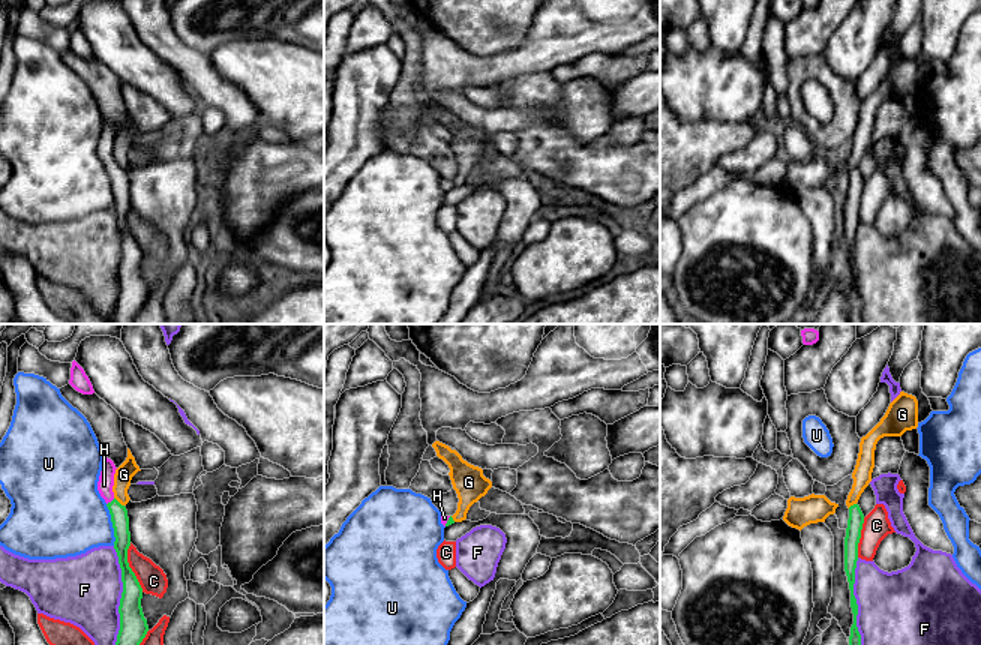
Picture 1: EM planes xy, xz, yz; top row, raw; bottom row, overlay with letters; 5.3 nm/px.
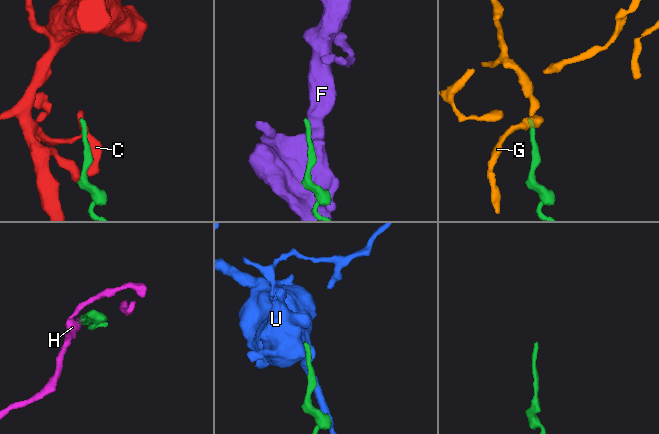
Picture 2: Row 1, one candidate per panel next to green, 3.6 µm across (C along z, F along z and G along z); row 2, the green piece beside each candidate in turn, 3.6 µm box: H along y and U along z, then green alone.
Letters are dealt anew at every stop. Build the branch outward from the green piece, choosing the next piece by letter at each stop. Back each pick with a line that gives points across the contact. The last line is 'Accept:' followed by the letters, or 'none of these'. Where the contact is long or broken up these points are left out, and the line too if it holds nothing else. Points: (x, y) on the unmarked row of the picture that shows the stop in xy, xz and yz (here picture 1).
H: way xy (119, 179), (111, 165), (105, 155), (105, 147)
Accept: H

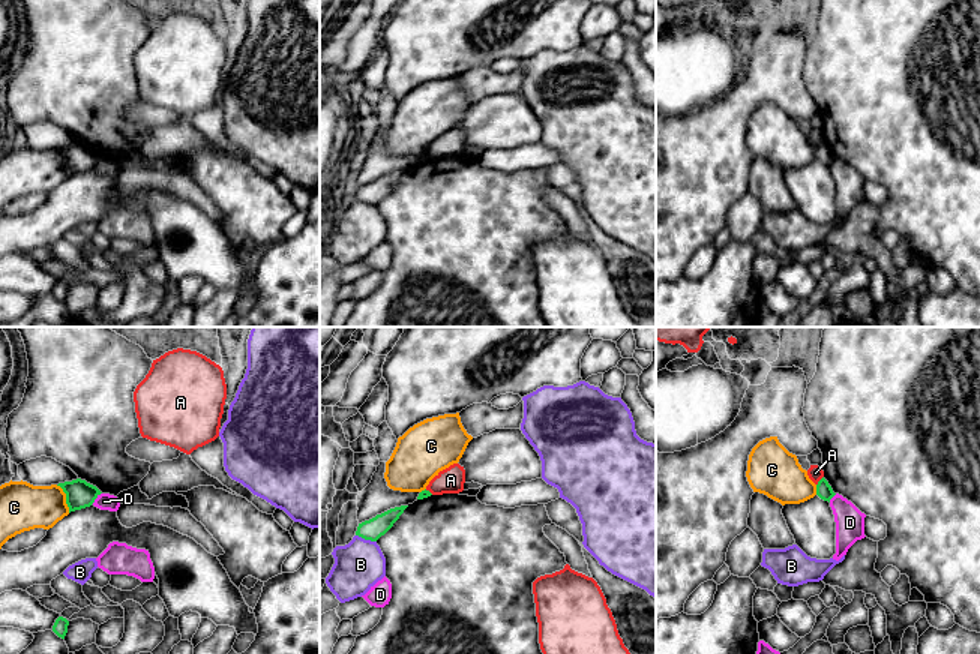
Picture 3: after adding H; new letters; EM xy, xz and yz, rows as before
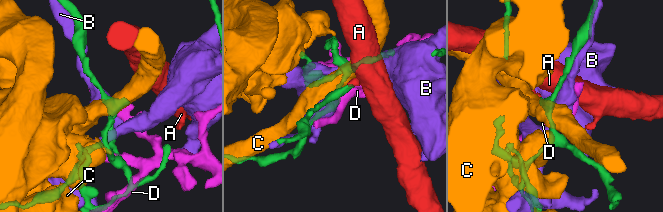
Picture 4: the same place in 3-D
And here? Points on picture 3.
Accept: none of these

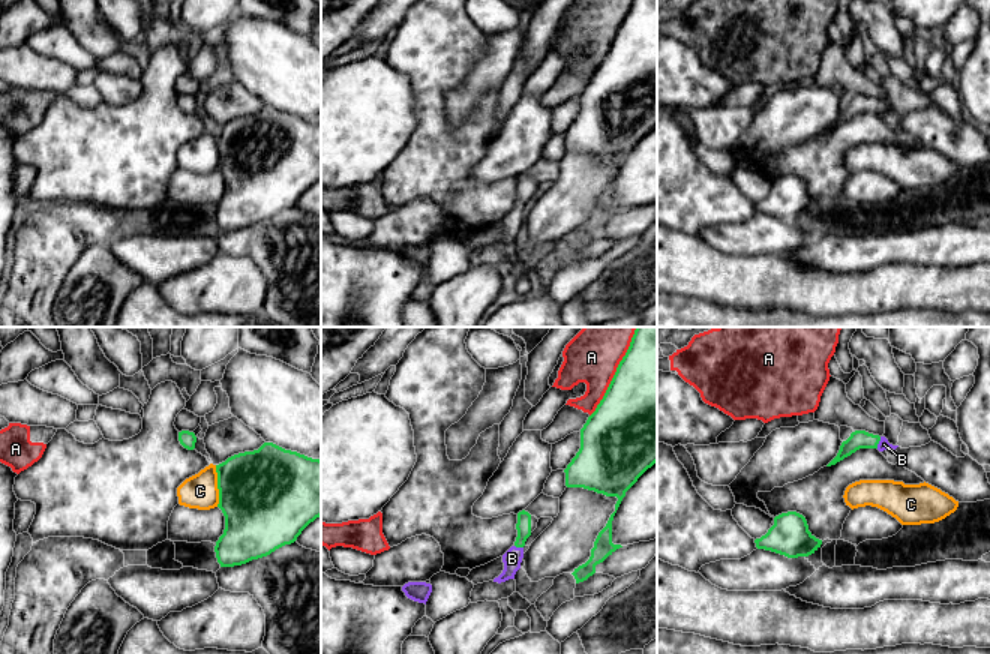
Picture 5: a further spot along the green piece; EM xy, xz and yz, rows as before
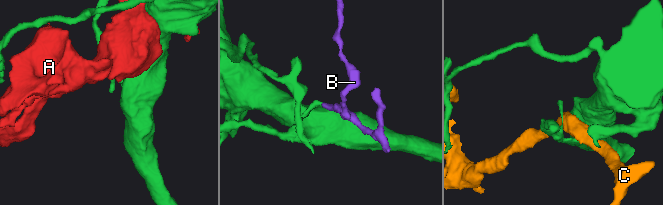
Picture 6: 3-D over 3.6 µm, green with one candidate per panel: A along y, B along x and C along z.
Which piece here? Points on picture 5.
B: way yz (858, 104), (878, 107), (884, 108)
Accept: B

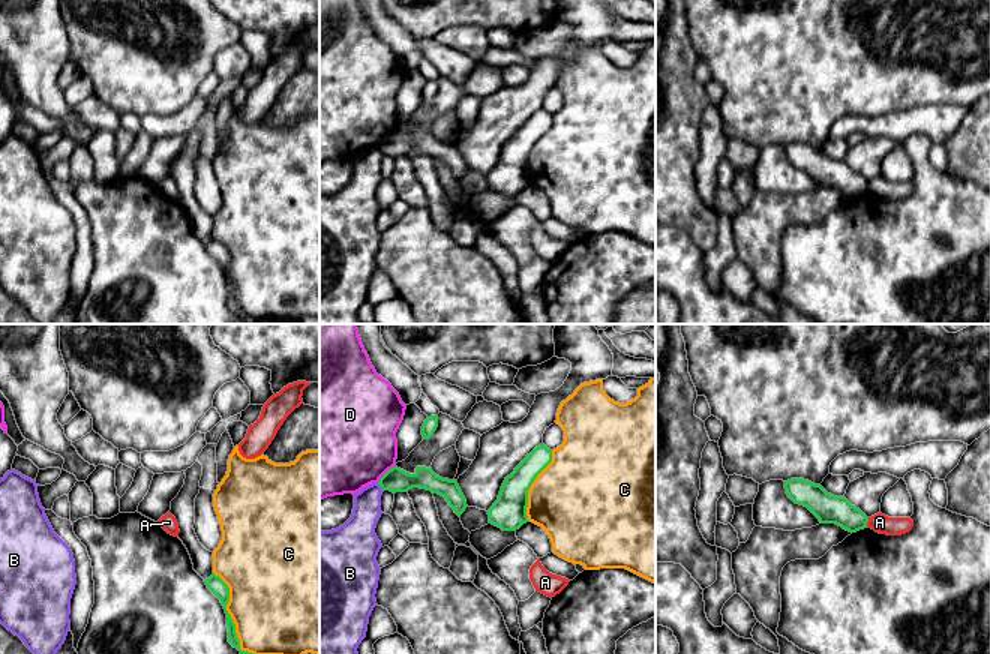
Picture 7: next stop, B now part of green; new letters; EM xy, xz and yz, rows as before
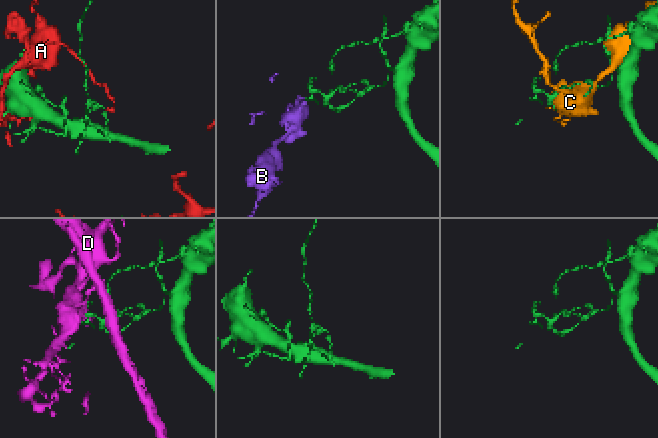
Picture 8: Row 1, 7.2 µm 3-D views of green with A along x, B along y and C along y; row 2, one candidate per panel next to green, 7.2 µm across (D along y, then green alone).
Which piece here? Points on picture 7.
Accept: none of these

